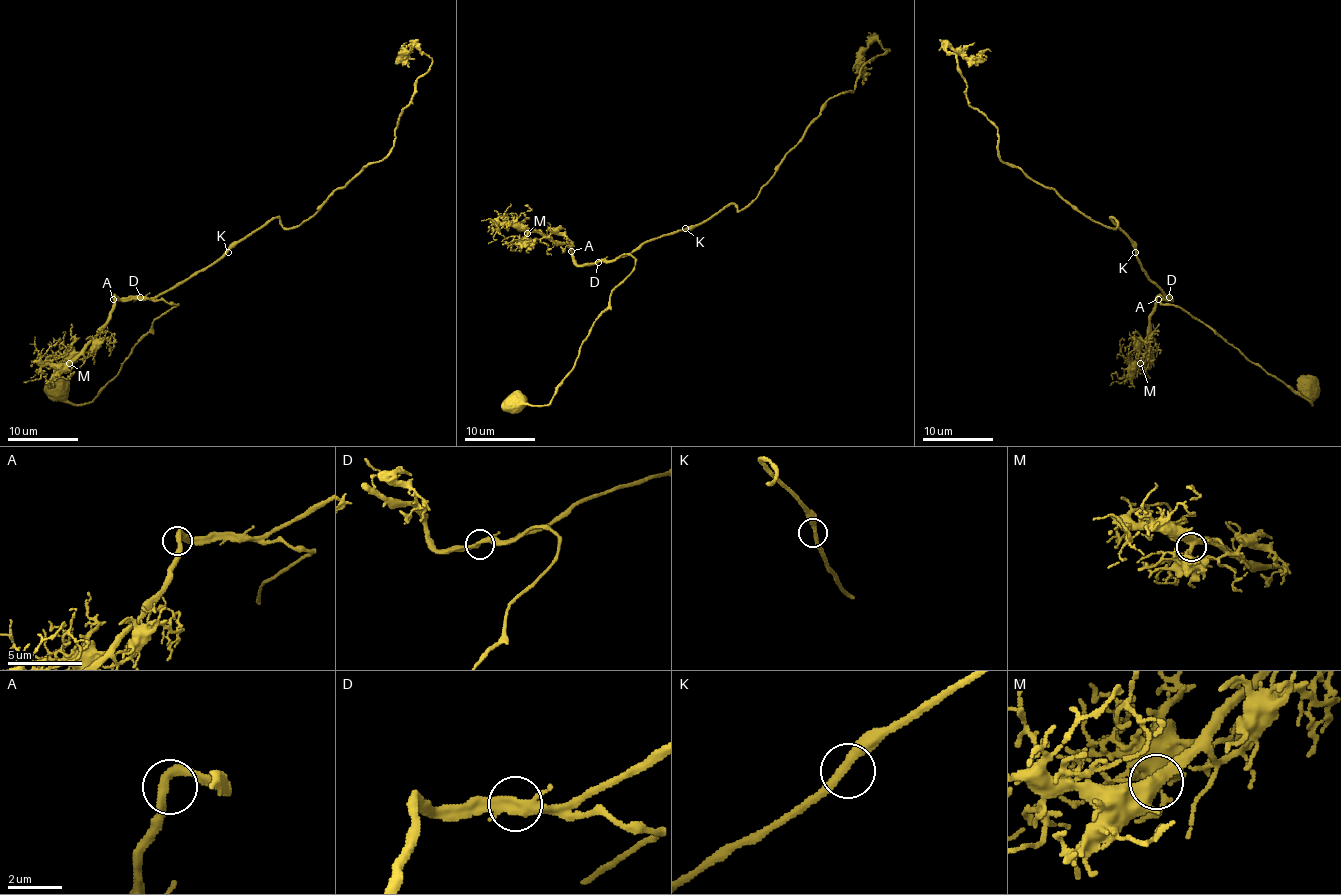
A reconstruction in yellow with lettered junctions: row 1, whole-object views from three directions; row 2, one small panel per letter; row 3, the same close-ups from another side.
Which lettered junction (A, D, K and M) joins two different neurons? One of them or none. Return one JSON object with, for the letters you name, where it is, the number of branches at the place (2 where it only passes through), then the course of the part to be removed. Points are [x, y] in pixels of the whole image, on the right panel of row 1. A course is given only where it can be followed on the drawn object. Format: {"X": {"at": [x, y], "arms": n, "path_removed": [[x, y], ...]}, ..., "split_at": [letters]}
{"split_at": []}

